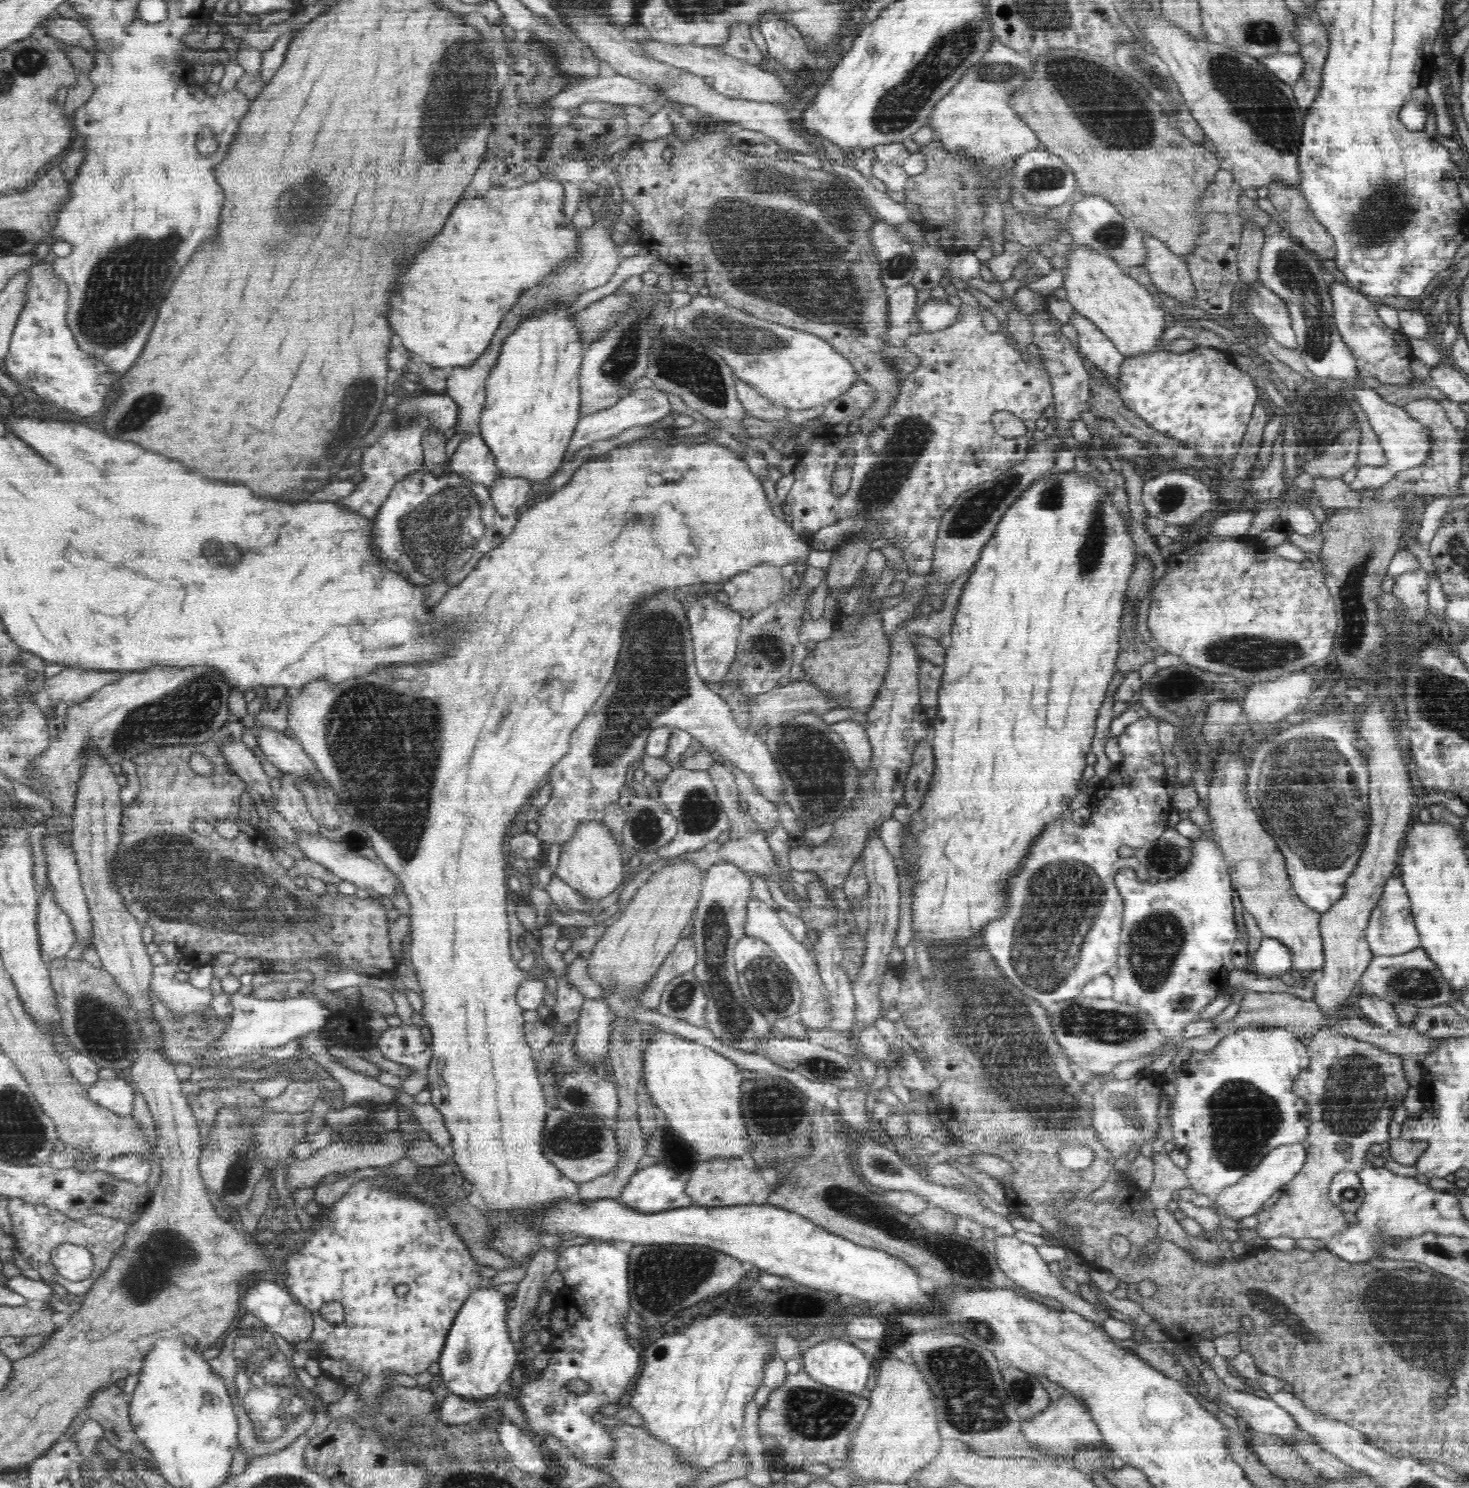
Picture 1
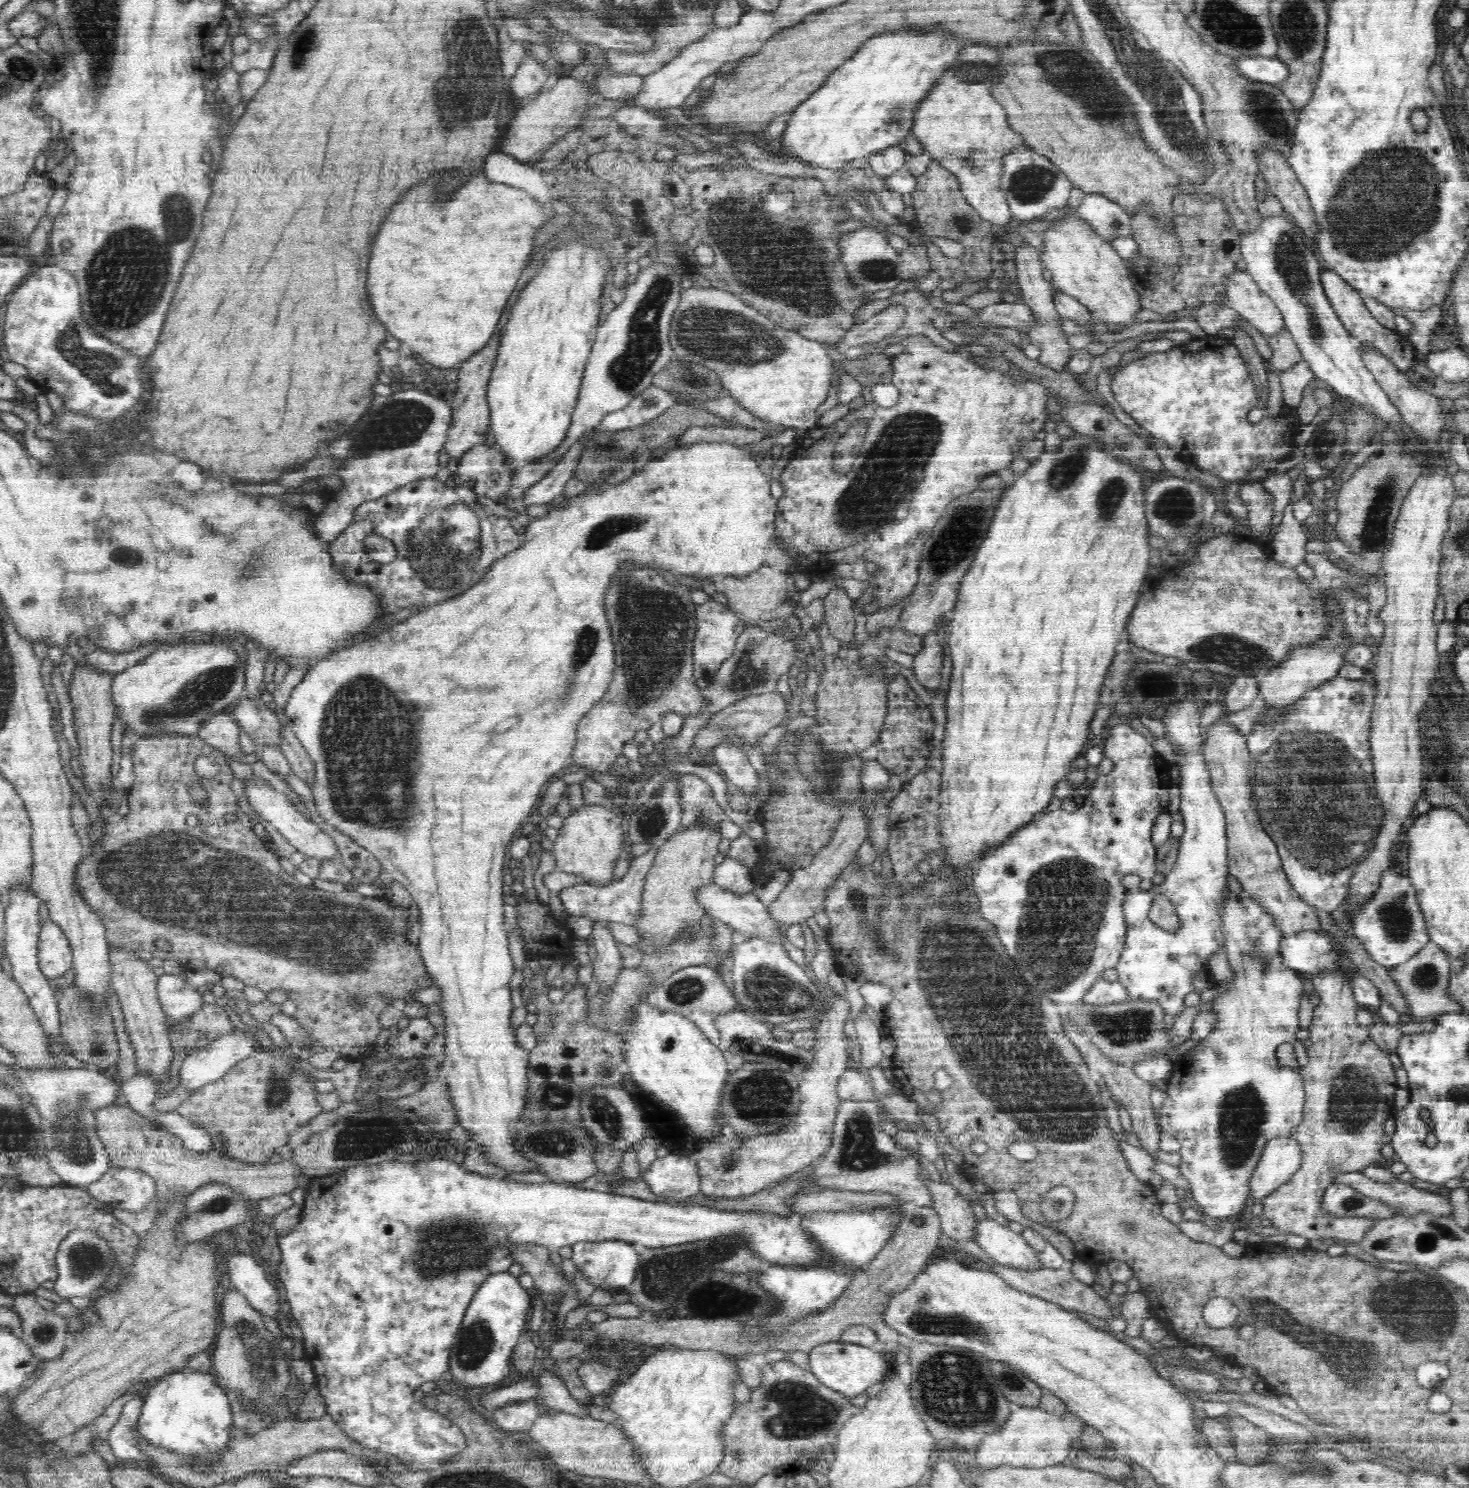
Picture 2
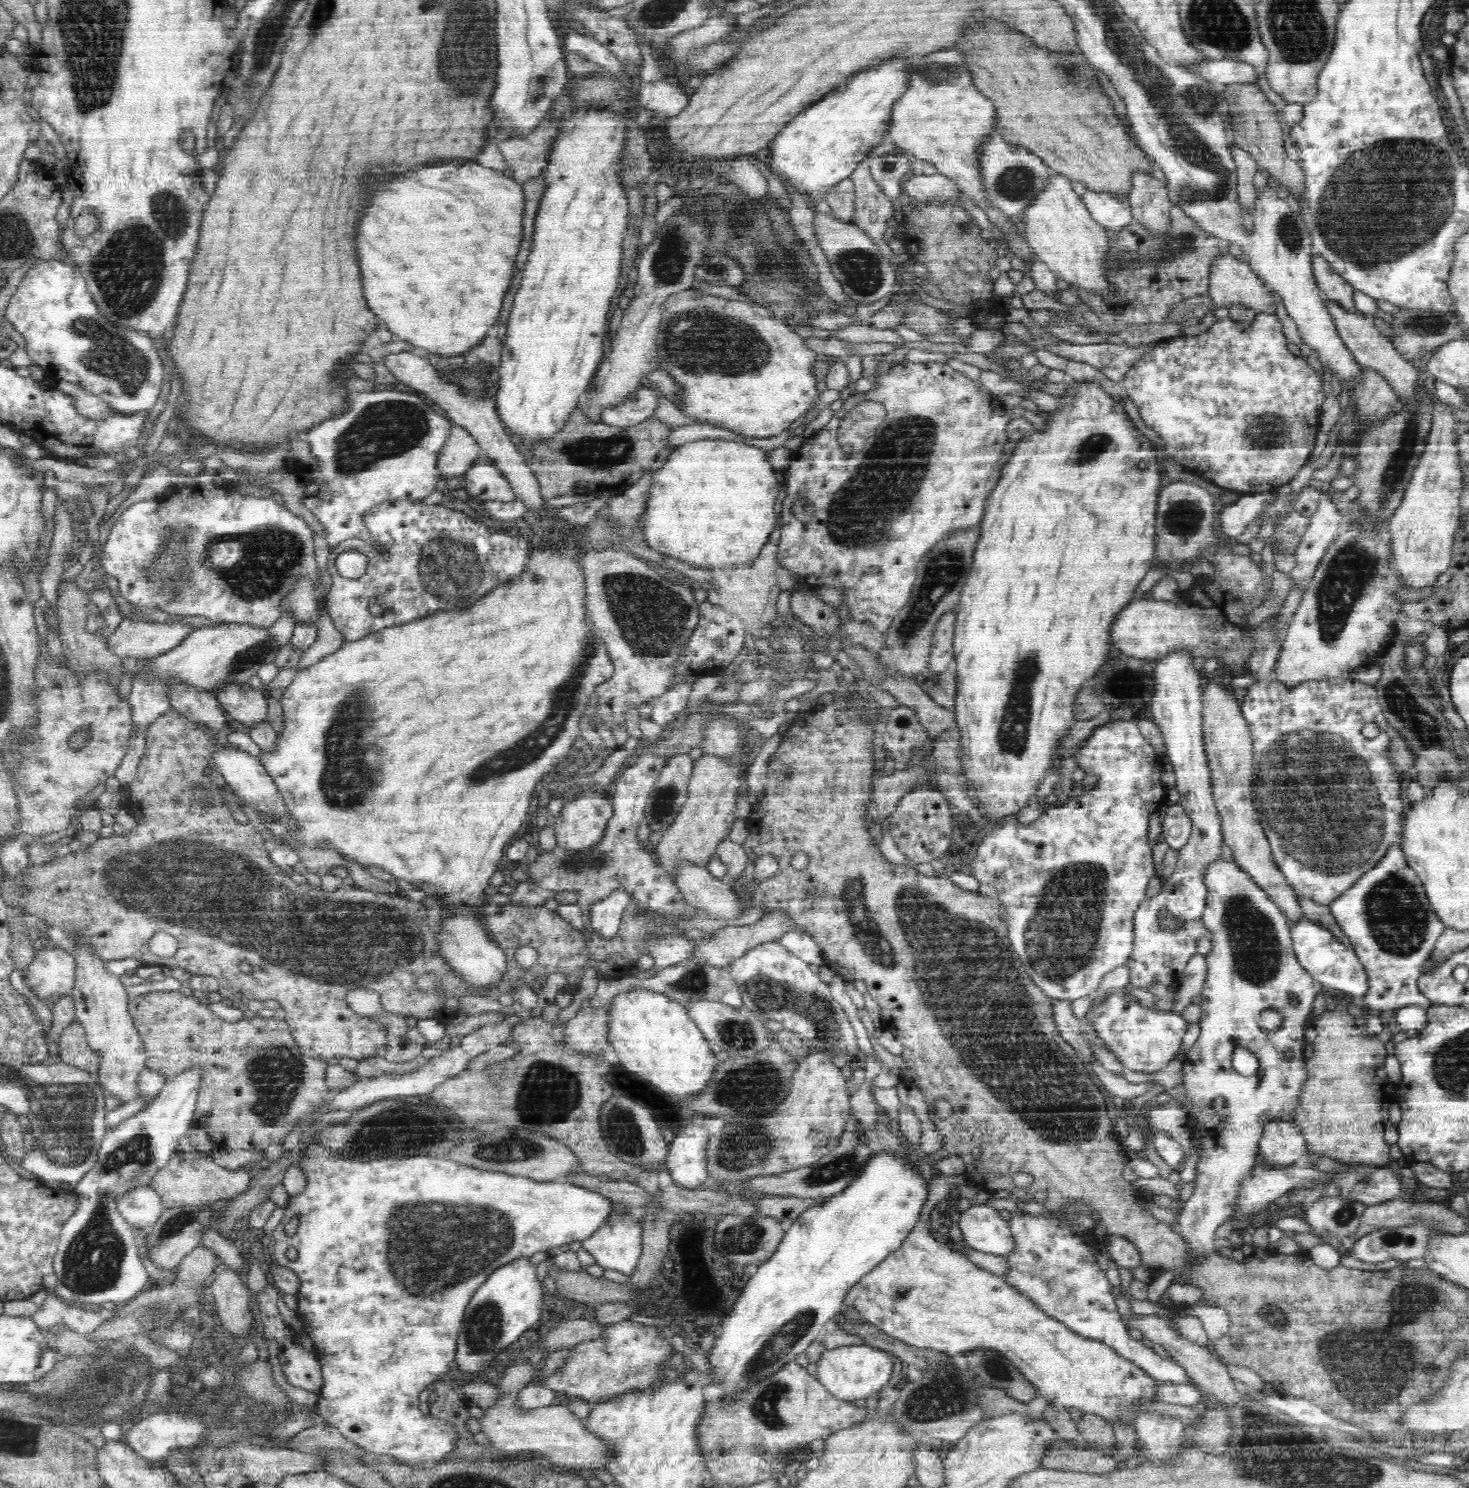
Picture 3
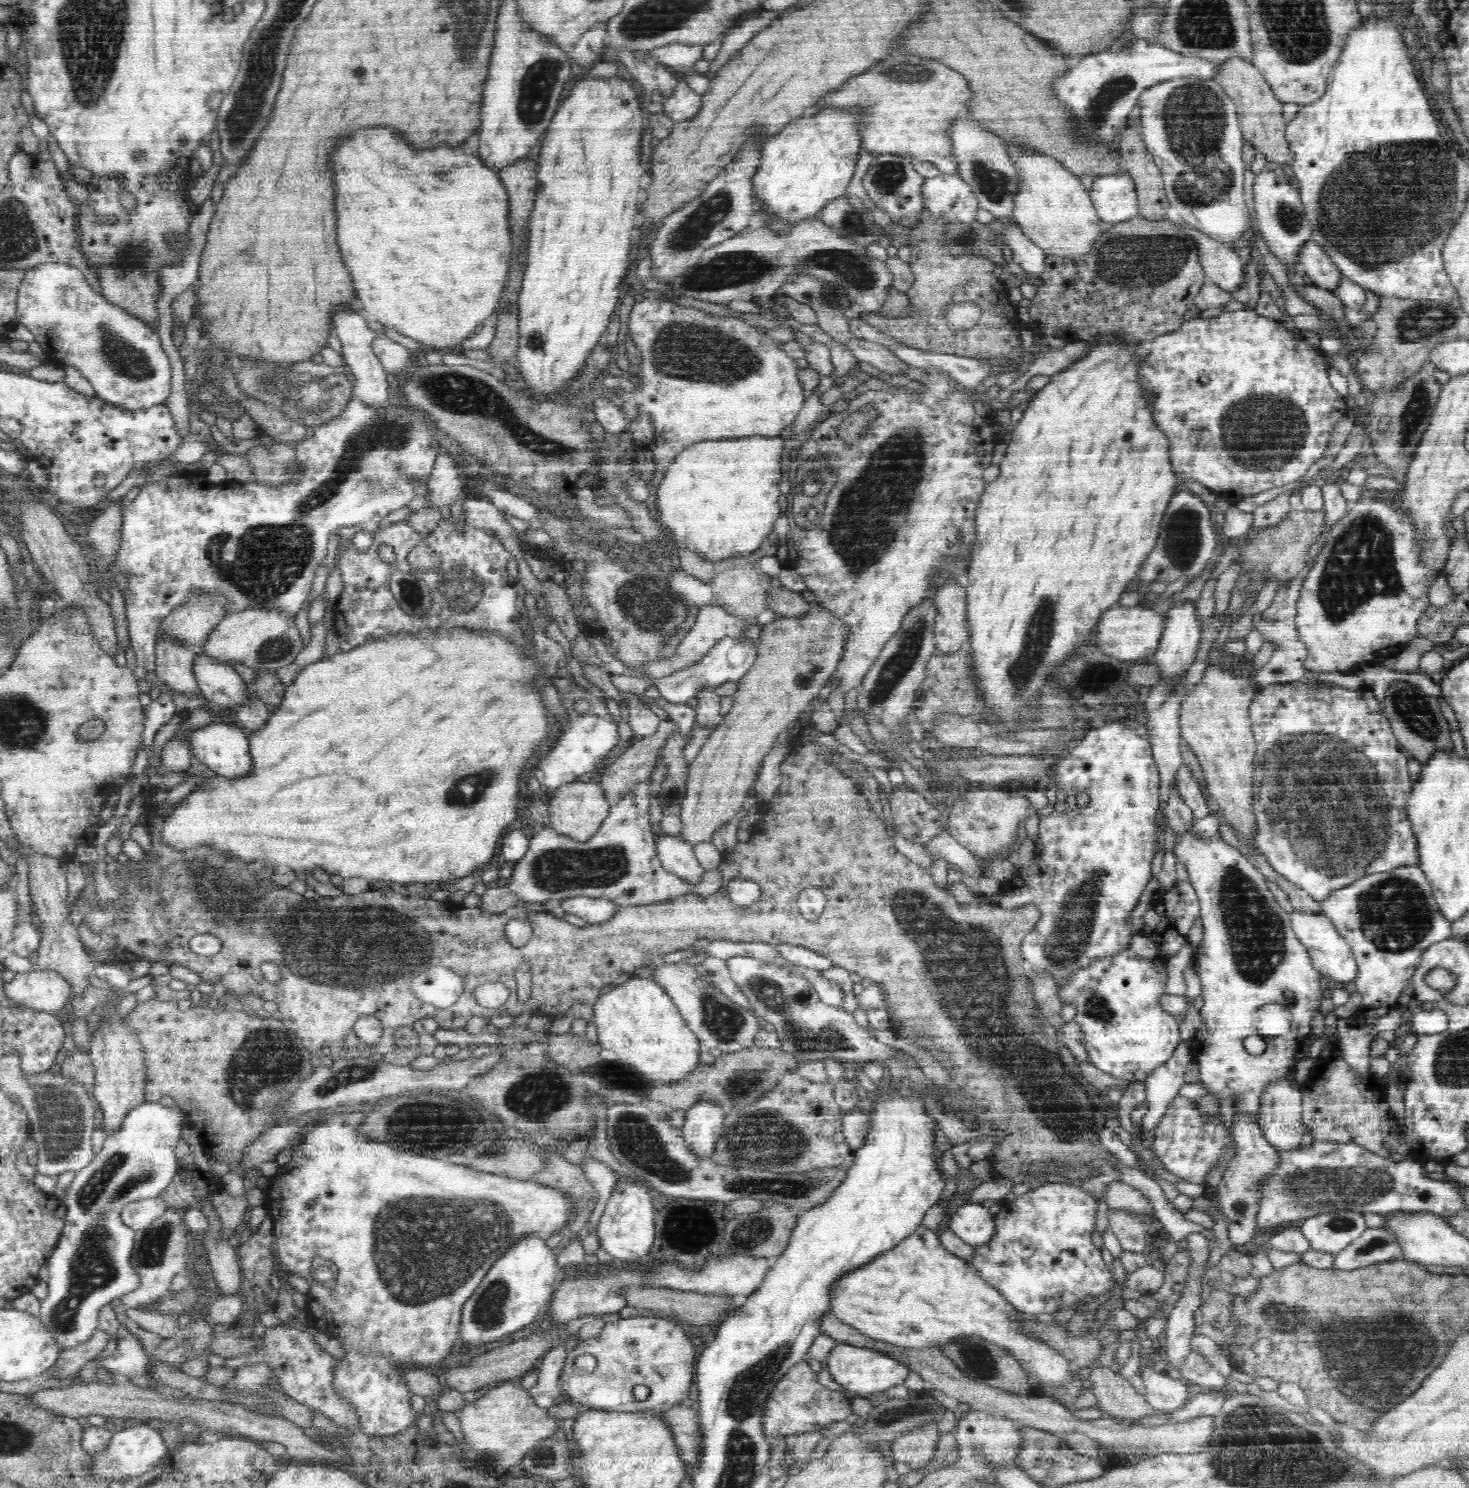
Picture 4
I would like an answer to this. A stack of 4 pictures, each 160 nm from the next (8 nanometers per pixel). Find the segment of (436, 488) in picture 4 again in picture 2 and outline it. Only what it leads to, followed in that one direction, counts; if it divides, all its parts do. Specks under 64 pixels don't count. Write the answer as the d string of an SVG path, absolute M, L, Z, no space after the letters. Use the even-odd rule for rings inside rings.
M495 332L494 338L484 346L484 350L478 350L474 356L471 355L458 366L458 374L452 380L453 395L449 402L451 403L453 417L447 430L447 441L443 444L444 450L448 456L459 461L464 453L468 452L472 446L485 443L485 436L490 426L490 409L486 400L486 390L488 388L489 378L497 358L499 347L499 338L501 332Z

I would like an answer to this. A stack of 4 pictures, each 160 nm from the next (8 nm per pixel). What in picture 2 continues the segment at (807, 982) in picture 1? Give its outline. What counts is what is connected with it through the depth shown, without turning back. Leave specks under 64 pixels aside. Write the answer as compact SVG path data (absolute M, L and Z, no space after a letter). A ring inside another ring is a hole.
M712 882L702 886L696 893L696 898L700 906L703 906L705 914L709 914L714 919L718 919L722 923L732 927L738 932L739 937L743 940L751 938L768 939L770 942L780 943L783 947L784 940L780 924L770 916L767 907L754 895L754 893L738 894L730 892Z

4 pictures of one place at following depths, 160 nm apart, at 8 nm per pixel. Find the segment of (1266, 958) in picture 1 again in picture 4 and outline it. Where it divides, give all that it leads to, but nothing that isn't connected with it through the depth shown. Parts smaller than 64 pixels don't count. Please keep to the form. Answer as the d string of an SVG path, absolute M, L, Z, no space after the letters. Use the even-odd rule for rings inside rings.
M1294 910L1289 913L1289 917L1296 937L1308 951L1308 956L1312 959L1312 965L1320 971L1322 976L1338 981L1340 986L1344 982L1355 980L1358 970L1355 956L1346 939L1336 930L1333 922L1326 915Z

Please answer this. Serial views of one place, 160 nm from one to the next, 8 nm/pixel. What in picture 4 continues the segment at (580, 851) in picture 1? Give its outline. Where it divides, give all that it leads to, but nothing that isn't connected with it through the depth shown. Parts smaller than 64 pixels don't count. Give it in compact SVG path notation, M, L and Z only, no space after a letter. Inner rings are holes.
M580 778L557 789L549 791L546 801L551 827L556 832L578 842L587 841L594 836L610 812L611 805L608 803L603 788L598 783L591 782L588 778Z

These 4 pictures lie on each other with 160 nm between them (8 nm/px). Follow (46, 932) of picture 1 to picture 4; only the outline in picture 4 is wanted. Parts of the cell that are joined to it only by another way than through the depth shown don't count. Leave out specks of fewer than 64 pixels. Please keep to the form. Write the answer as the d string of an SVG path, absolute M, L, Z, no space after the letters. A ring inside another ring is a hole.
M56 970L16 973L4 987L12 1003L23 1004L32 1011L61 1017L64 1004L73 997L70 983Z

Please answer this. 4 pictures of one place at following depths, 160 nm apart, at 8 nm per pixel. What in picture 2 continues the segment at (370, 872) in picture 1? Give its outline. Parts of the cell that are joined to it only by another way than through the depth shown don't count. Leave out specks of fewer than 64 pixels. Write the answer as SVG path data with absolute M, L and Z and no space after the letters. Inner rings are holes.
M259 777L250 778L250 780L248 778L242 779L242 782L246 784L244 795L246 795L250 807L259 815L261 820L274 826L298 852L322 861L340 858L335 839L322 831L312 820L307 819L303 813L296 810L284 793L276 792L268 782Z

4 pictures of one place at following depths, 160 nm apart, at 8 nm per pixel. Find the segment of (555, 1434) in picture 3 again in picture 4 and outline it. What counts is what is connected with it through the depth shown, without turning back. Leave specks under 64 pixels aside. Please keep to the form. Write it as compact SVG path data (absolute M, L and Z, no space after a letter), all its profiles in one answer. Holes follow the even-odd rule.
M507 1380L498 1383L498 1388L494 1390L488 1389L483 1397L477 1398L472 1404L465 1403L455 1414L464 1434L464 1448L487 1452L489 1465L500 1465L504 1470L518 1465L530 1449L555 1437L562 1429L561 1418L550 1417L547 1409L536 1406L529 1392L524 1392L516 1382Z

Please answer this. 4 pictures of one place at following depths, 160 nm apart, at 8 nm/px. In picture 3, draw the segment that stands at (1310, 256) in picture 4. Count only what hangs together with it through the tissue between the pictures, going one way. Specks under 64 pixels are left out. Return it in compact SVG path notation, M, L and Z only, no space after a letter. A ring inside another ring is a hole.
M1314 253L1311 267L1314 278L1316 279L1316 284L1321 288L1321 292L1324 293L1325 298L1338 303L1338 305L1342 306L1344 309L1359 312L1358 310L1355 310L1353 303L1353 292L1355 288L1350 285L1348 281L1344 280L1340 274L1336 273L1331 267L1331 264L1324 257Z

